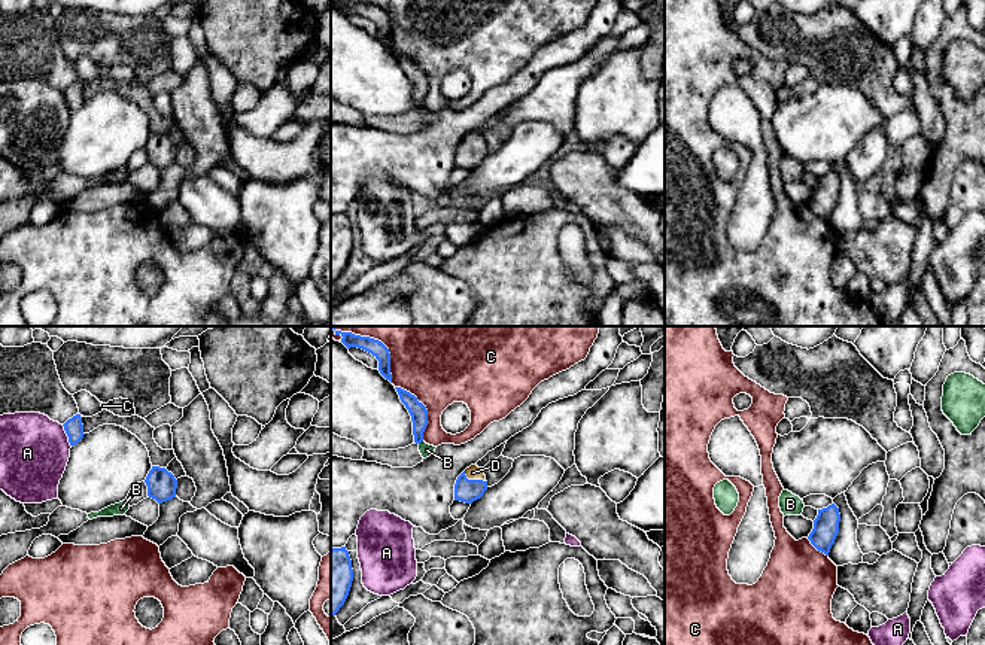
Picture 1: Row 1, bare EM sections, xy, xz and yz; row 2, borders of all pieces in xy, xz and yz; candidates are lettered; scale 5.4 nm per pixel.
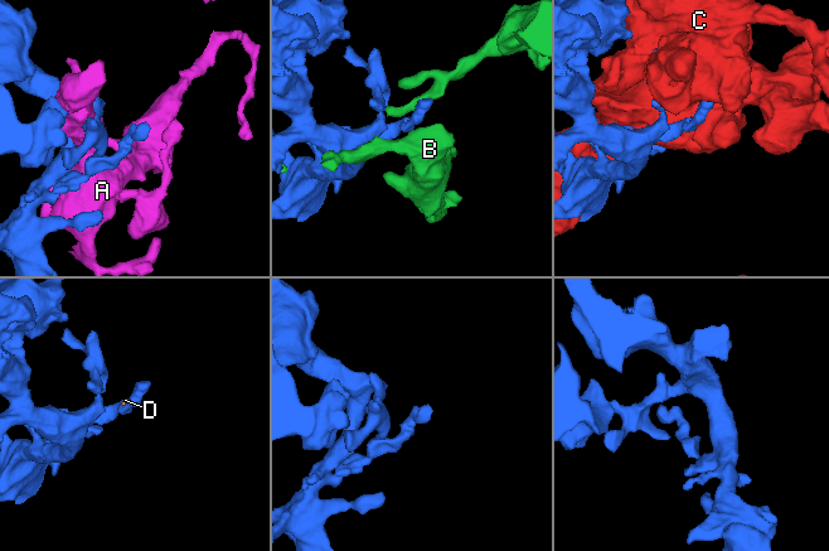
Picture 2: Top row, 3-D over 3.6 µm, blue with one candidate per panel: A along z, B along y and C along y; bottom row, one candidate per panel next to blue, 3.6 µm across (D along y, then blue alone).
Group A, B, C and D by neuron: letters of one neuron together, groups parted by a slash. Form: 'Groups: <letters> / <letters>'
Groups: A / B / C / D

